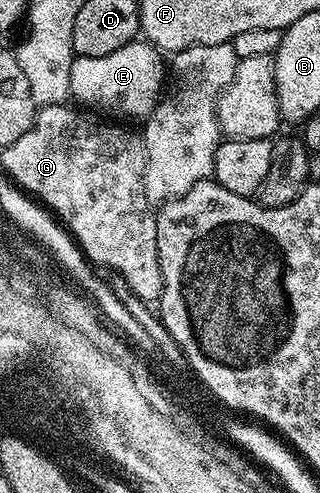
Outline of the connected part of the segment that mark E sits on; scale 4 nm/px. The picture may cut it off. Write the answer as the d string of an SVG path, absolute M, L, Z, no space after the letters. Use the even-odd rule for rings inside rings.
M143 39L130 41L125 47L117 47L117 51L112 51L109 55L76 57L69 73L71 97L80 106L98 111L108 118L142 122L150 117L164 92L165 61L163 65L163 60L165 60L164 54L154 45L148 45Z

